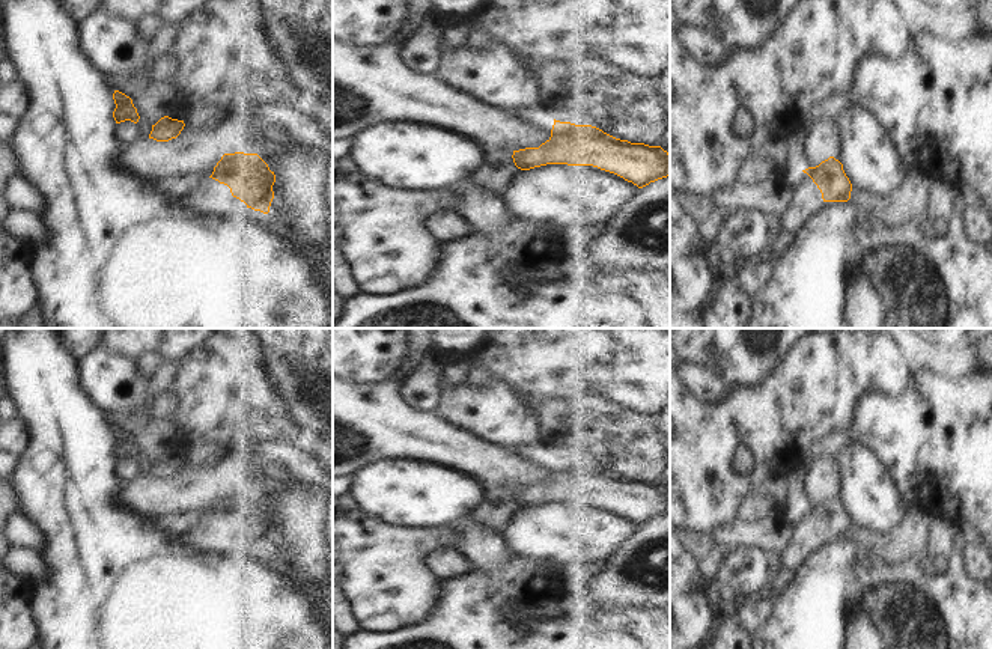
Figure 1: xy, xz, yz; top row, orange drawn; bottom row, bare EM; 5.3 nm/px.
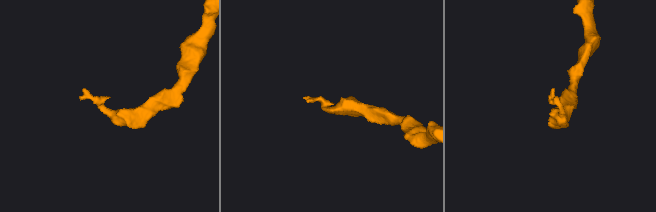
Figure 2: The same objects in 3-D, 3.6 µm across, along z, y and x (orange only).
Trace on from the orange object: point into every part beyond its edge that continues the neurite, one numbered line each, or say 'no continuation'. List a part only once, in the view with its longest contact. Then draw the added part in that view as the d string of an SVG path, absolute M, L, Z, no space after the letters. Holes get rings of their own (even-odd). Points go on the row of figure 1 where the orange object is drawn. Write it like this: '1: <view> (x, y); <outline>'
1: xy (213, 199); M212 178L191 190L179 203L197 215L215 218L241 215L247 209L244 202L232 196L227 185Z

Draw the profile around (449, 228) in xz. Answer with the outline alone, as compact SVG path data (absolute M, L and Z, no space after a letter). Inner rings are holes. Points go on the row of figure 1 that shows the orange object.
M449 214L441 220L432 217L426 221L426 226L434 232L435 238L438 238L440 241L465 236L470 230L470 227L453 214Z

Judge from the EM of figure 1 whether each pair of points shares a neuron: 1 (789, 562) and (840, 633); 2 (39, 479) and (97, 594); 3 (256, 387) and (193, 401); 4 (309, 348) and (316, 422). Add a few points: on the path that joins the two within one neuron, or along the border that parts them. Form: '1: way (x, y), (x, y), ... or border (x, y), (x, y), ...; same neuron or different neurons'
1: border (821, 545), (795, 571); different neurons
2: way (68, 508), (80, 520), (97, 553), (97, 565); same neuron
3: way (241, 387), (231, 387), (217, 401), (208, 401); same neuron
4: way (309, 366), (295, 390), (303, 404); same neuron

